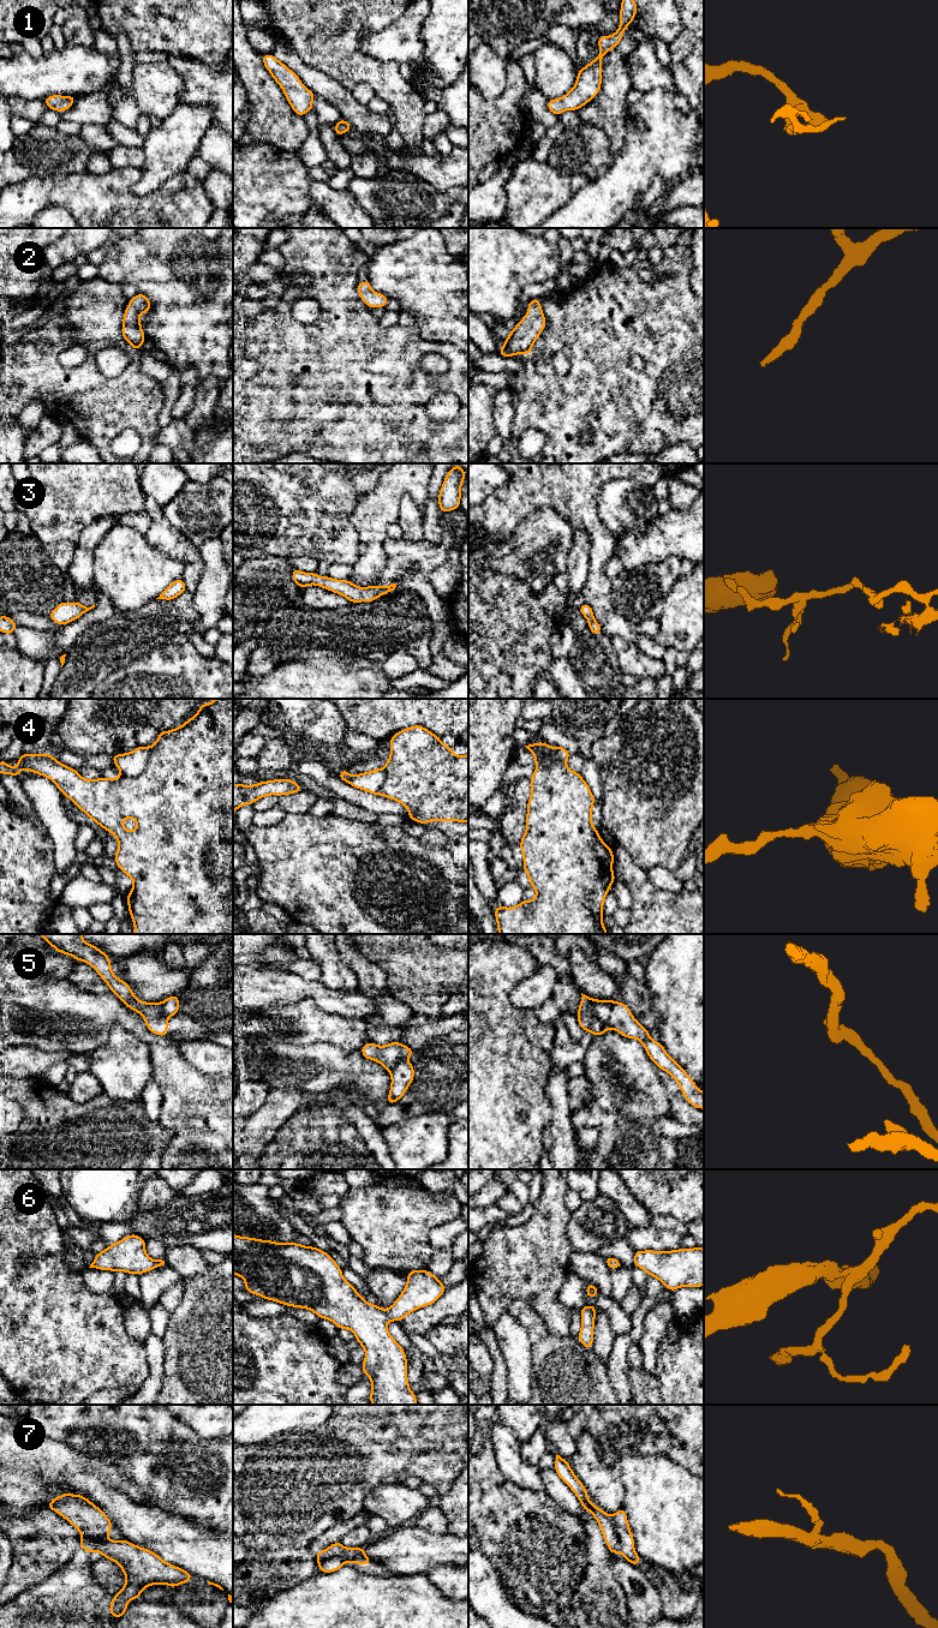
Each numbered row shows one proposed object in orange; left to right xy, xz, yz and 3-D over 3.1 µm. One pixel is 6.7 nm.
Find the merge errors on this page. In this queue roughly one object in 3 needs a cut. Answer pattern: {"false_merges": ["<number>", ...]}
{"false_merges": ["4", "5"]}

